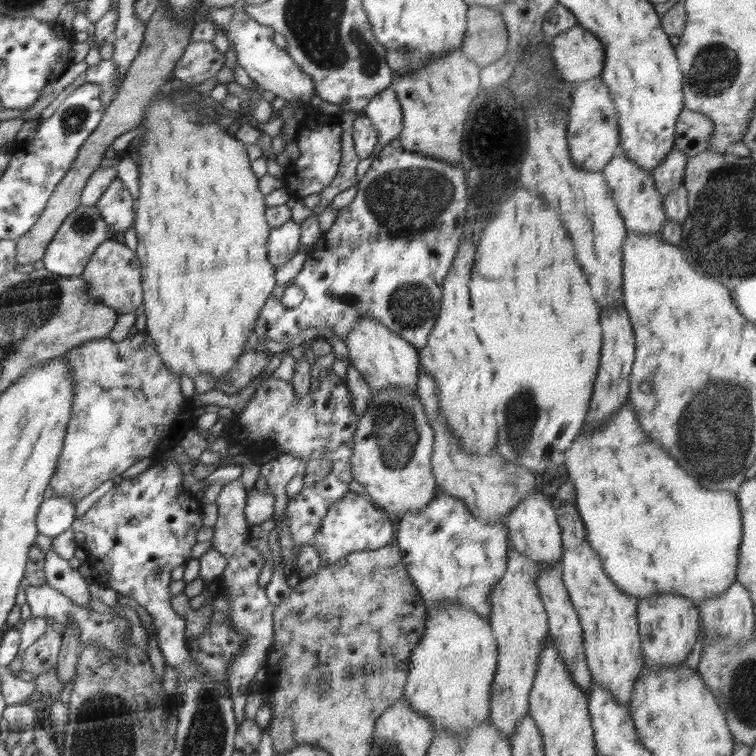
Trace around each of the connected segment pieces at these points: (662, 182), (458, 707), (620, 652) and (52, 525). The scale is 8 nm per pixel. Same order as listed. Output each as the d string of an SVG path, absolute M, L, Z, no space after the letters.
M674 146L674 149L670 149L670 153L666 155L666 159L662 160L662 163L652 172L654 185L660 191L662 200L668 192L683 184L686 162L688 156Z
M444 601L443 604L426 610L426 631L410 655L408 679L404 685L405 697L414 711L428 715L428 719L432 721L433 732L438 729L444 729L448 733L466 732L490 719L490 695L497 665L496 639L489 619L480 617L472 608Z
M564 482L551 499L562 540L562 580L579 616L584 637L586 665L594 683L612 691L620 703L630 704L632 687L643 668L636 597L618 589L606 575L598 553L590 547L584 521L576 506L574 482Z
M53 496L38 511L38 532L53 538L70 529L76 518L76 506L71 499Z

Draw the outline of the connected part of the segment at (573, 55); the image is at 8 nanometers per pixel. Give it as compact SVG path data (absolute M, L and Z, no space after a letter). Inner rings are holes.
M582 25L558 34L550 42L555 70L572 84L601 74L605 52L600 40Z

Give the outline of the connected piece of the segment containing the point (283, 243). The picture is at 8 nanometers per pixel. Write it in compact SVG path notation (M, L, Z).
M292 219L278 228L271 229L266 248L272 266L279 267L286 264L288 259L298 252L300 235L300 223Z

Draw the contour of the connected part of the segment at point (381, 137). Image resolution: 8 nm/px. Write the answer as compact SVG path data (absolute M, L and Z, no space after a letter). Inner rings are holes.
M391 88L380 91L366 105L364 112L375 130L378 132L378 144L371 155L378 157L382 148L386 147L392 139L396 139L403 130L403 112L396 92Z

